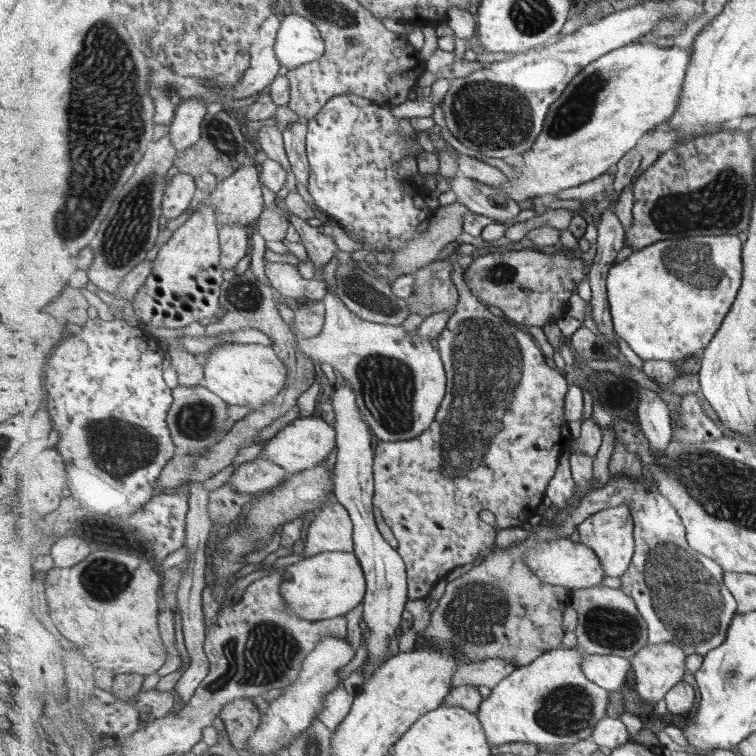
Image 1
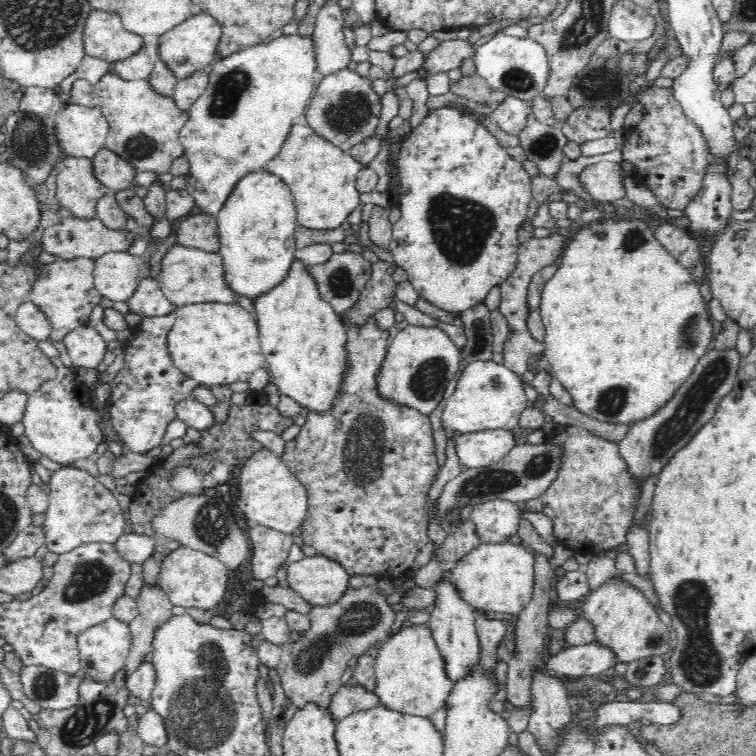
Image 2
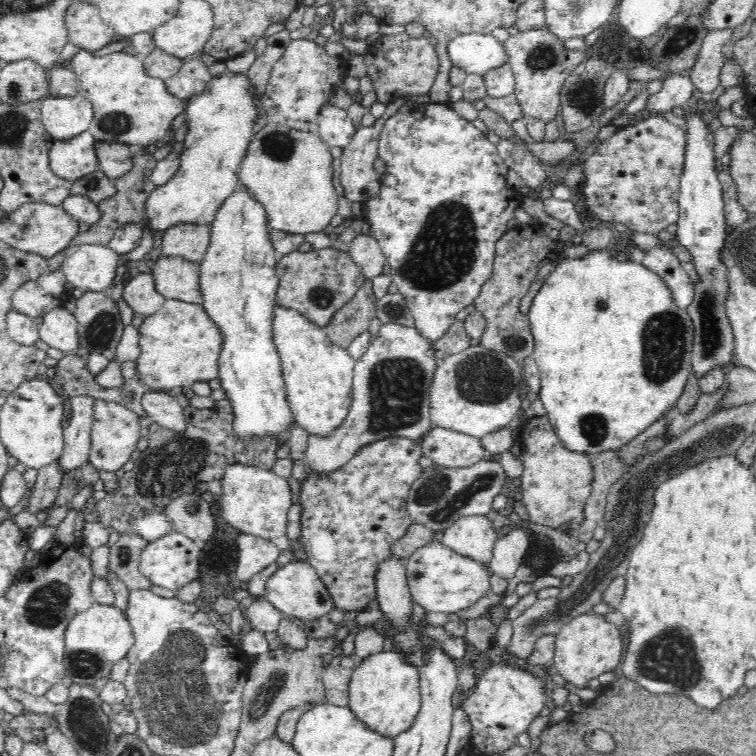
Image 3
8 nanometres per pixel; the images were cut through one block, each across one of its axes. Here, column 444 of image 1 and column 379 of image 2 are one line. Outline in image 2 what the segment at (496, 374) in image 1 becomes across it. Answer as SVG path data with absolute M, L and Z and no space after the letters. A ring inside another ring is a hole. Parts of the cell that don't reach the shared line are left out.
M374 318L364 327L347 328L347 350L349 351L350 370L346 374L346 380L342 384L340 396L334 402L333 410L326 415L316 415L316 413L306 412L307 420L302 426L298 436L285 442L285 452L281 459L287 464L289 471L296 475L296 478L305 488L305 498L307 498L307 516L301 524L301 537L303 544L308 544L316 550L317 554L324 556L324 559L332 560L344 569L348 576L378 576L382 579L388 578L392 581L400 576L405 576L410 566L414 564L416 554L422 550L428 540L428 522L430 522L430 512L428 512L428 494L432 484L436 482L436 476L440 472L440 464L434 453L434 441L432 435L432 425L430 419L416 411L404 409L402 406L395 406L387 400L380 400L374 392L374 377L378 365L384 358L384 352L388 348L388 340L392 331L378 330Z

